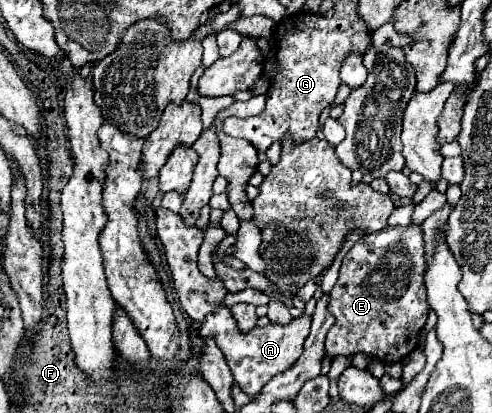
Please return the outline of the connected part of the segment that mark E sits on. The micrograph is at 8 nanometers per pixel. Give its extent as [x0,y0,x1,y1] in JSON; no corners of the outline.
[326,226,430,364]

